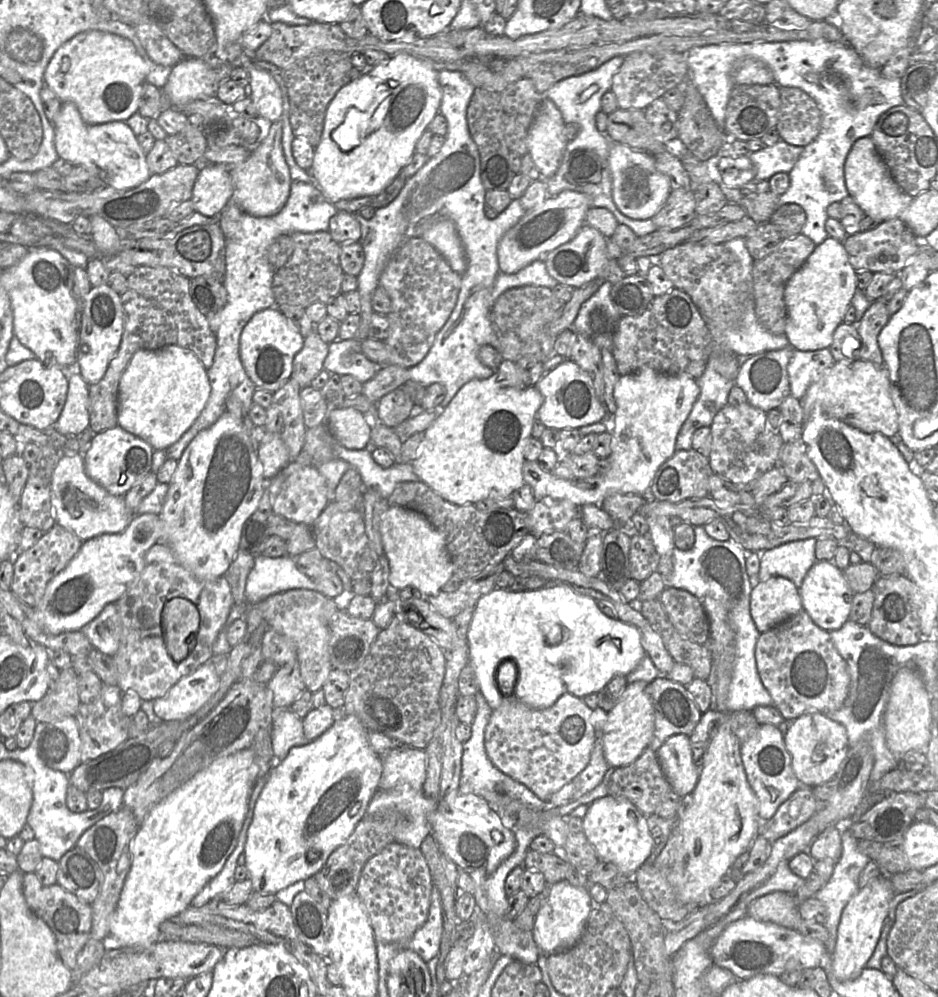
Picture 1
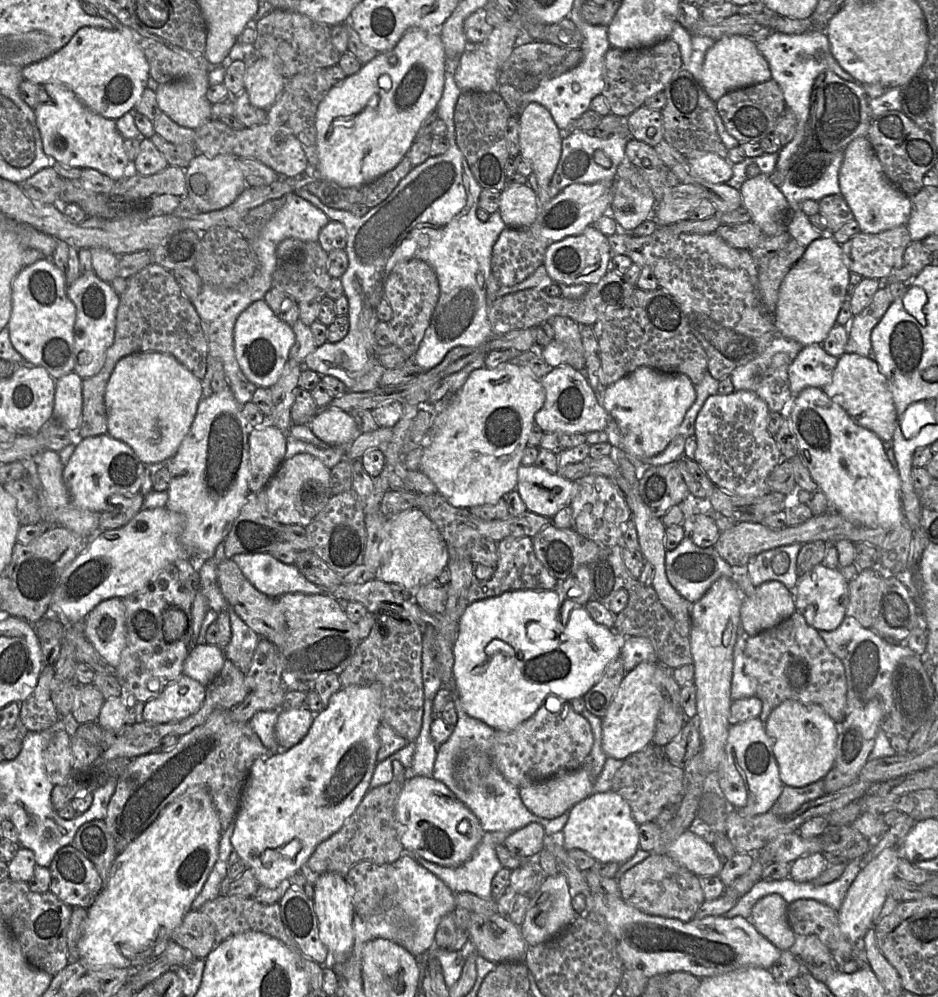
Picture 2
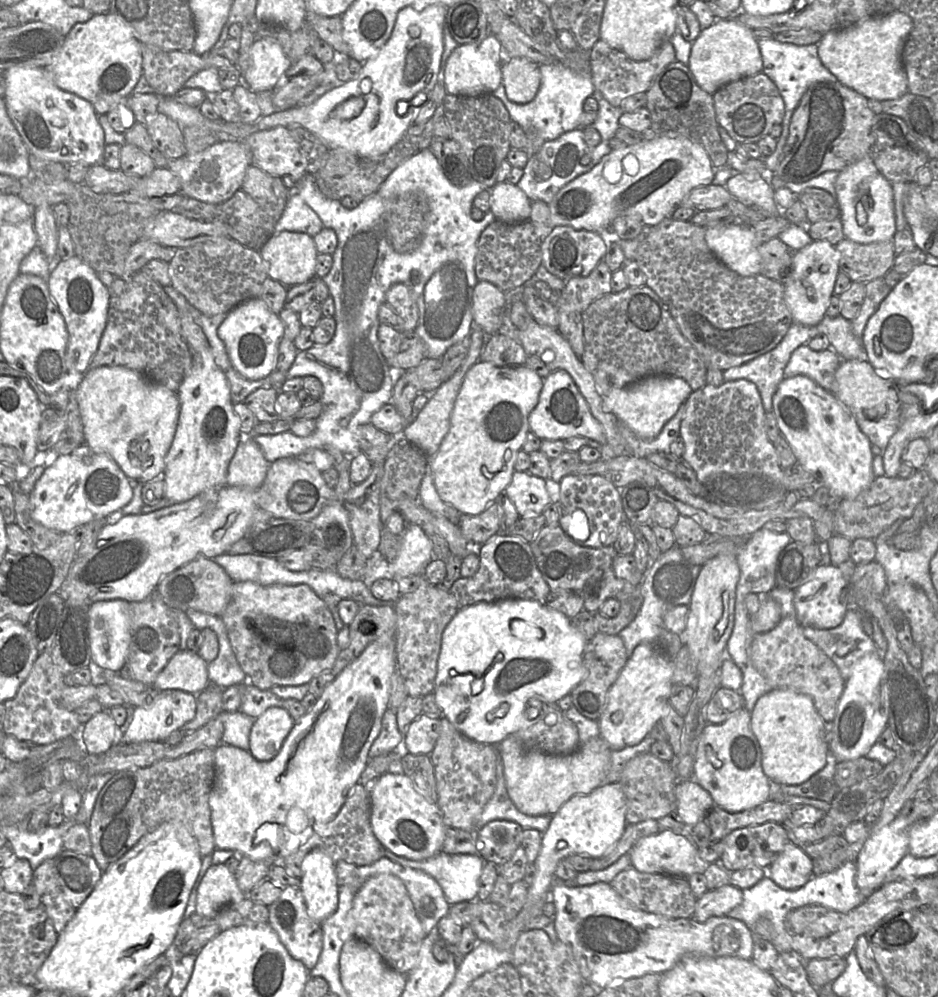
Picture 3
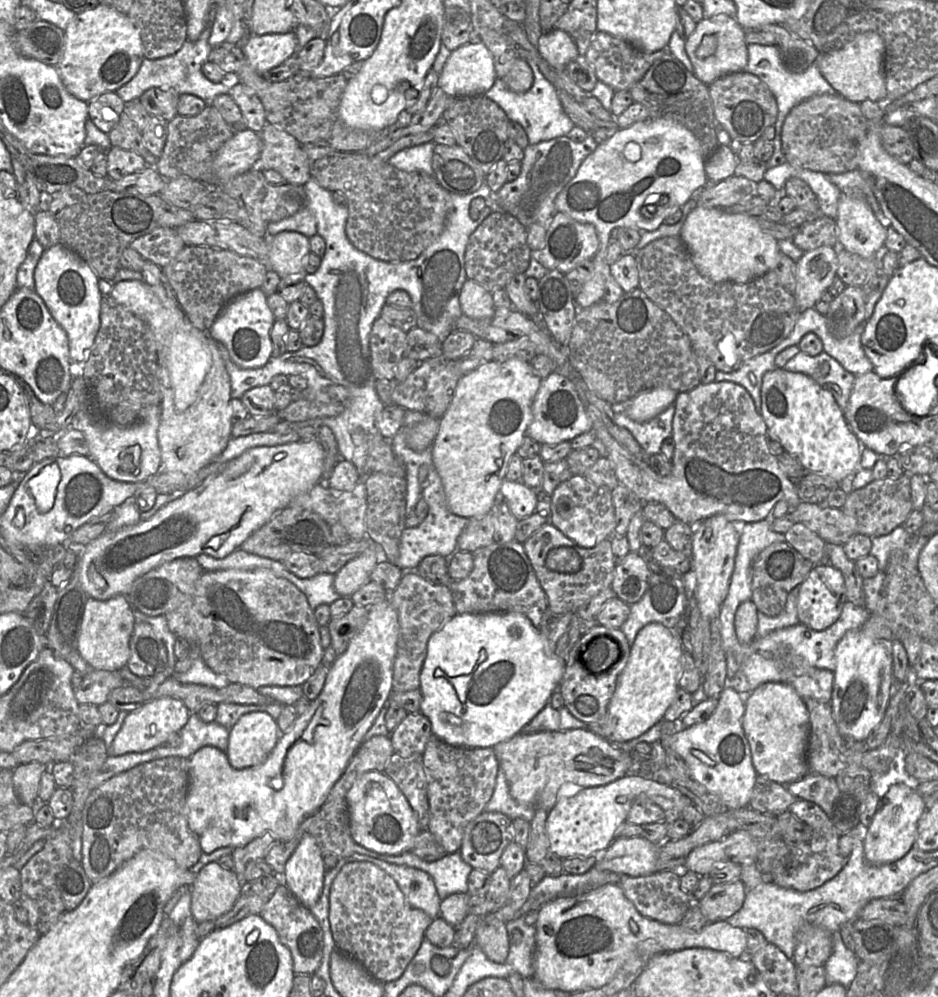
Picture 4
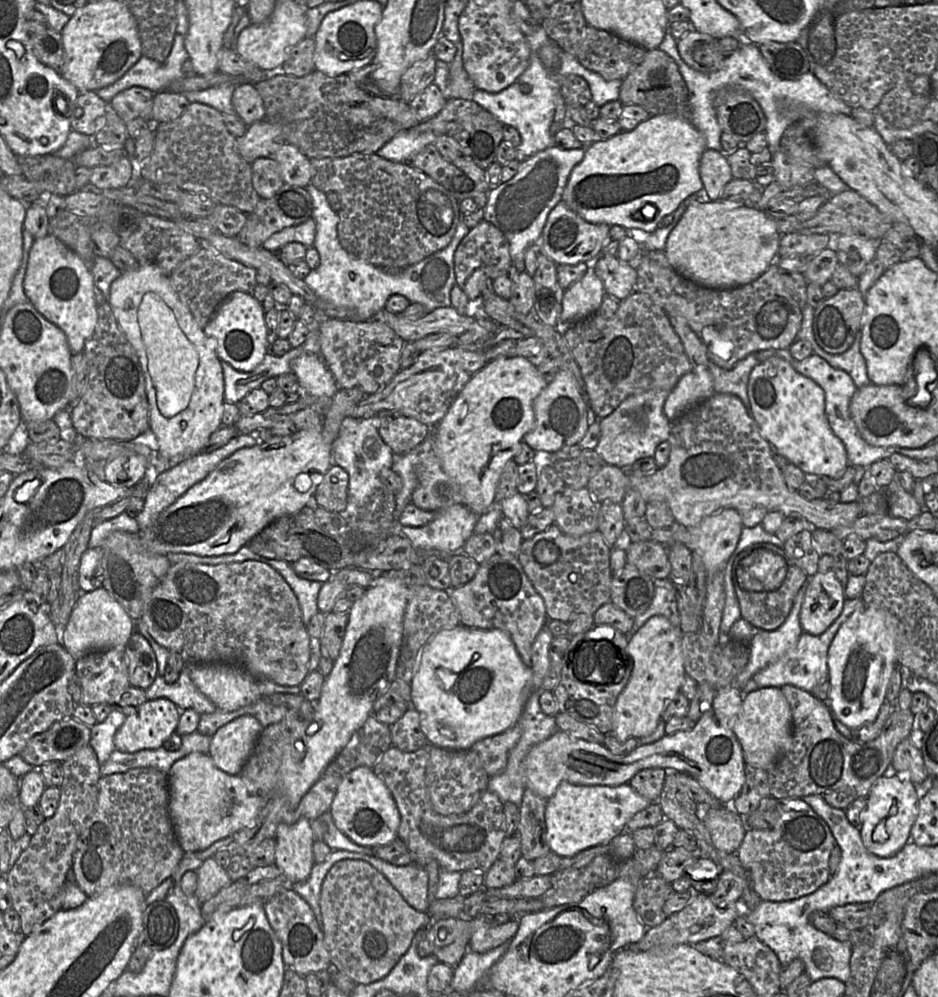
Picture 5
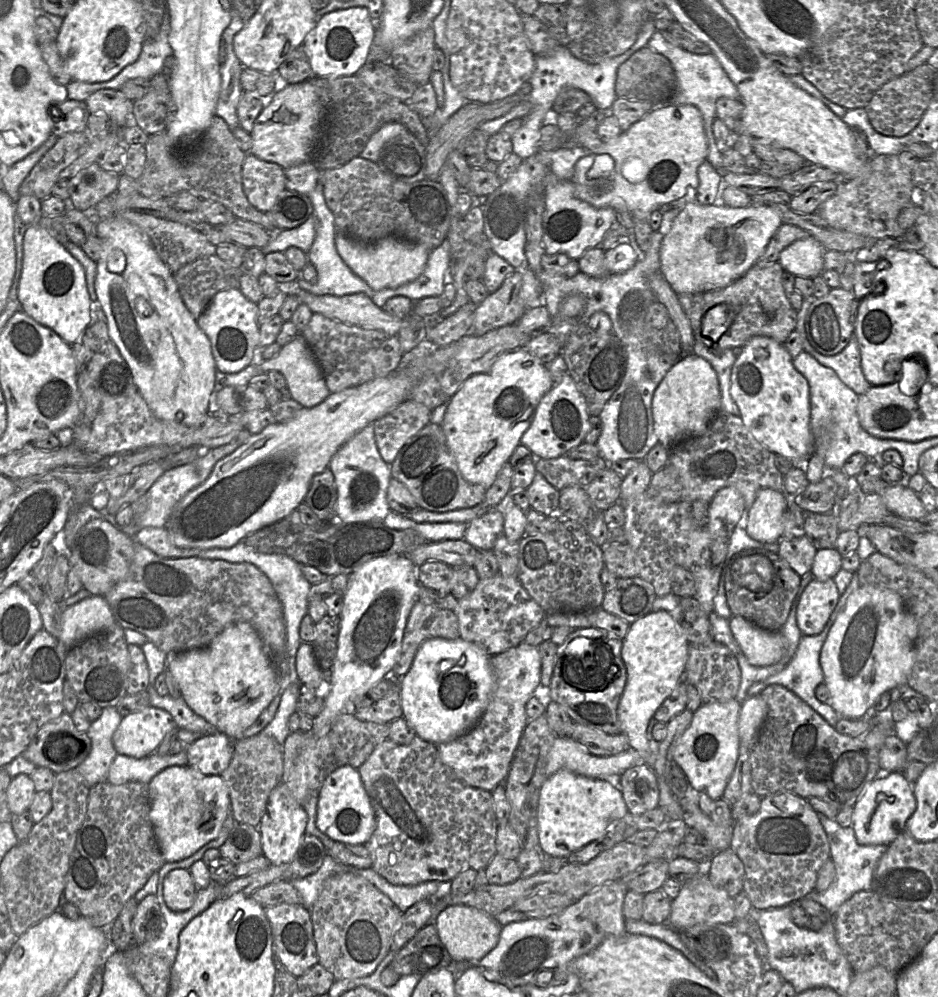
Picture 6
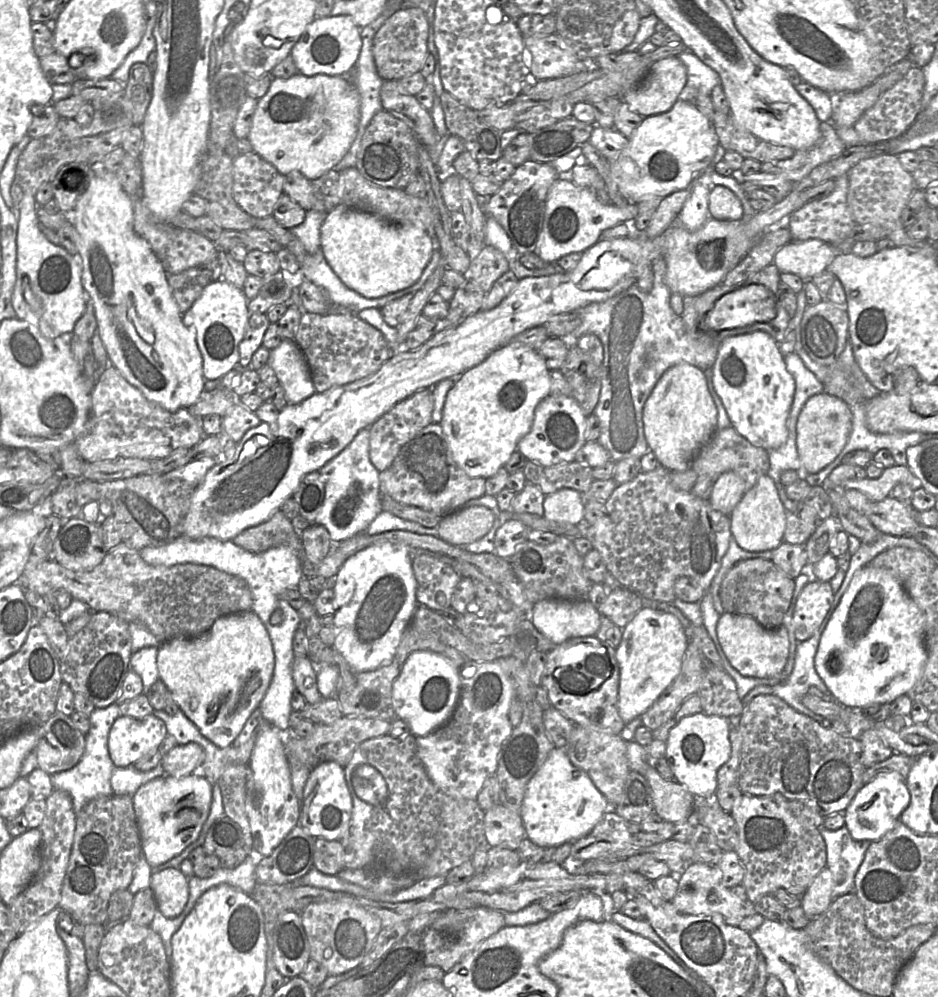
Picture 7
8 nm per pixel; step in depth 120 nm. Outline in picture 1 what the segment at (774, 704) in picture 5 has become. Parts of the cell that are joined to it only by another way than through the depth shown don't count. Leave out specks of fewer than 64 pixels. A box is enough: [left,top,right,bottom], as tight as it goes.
[784,712,850,787]

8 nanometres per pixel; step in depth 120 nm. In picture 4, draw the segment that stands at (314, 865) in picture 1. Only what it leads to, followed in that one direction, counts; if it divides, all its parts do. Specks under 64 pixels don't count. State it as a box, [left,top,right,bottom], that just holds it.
[186,597,400,853]

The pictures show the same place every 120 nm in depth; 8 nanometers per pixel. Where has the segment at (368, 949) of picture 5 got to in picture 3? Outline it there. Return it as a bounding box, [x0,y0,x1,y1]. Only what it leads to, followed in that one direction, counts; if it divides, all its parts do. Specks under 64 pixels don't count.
[353,874,427,974]

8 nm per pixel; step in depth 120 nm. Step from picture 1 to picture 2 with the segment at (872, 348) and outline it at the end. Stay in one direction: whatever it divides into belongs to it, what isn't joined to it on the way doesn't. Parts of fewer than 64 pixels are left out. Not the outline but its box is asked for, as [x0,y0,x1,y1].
[846,286,891,357]

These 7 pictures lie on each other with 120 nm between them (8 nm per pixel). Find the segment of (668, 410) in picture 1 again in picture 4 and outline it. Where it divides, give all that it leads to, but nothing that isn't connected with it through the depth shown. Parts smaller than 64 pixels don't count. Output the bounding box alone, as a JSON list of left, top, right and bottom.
[499,387,678,521]

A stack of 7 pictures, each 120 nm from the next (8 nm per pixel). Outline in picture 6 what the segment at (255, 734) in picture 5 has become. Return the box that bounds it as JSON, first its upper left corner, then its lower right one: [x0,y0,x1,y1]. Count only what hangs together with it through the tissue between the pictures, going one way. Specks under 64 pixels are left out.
[185,732,234,775]

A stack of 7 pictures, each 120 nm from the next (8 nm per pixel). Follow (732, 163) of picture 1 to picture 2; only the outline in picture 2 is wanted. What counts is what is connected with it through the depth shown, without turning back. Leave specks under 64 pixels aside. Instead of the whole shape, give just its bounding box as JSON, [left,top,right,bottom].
[688,153,732,183]

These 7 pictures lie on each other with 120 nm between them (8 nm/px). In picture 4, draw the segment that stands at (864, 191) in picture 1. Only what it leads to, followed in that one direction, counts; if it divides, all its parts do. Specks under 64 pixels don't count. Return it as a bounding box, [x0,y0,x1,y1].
[835,193,888,258]

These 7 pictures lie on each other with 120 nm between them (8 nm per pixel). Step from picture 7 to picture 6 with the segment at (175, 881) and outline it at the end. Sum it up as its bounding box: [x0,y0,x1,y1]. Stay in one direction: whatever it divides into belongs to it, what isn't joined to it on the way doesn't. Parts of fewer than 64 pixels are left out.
[163,869,196,912]

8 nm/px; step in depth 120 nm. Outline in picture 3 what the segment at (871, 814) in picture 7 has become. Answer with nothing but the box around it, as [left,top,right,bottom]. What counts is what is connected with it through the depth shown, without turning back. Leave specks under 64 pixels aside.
[856,814,912,897]

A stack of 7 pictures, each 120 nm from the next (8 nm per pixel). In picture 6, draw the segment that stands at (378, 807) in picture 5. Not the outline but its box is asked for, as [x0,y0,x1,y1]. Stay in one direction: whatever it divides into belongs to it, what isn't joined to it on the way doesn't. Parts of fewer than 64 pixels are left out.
[316,765,376,845]

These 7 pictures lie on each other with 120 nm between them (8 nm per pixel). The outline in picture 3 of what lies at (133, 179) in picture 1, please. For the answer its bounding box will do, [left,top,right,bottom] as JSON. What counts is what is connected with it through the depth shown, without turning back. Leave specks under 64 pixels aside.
[3,66,106,165]

